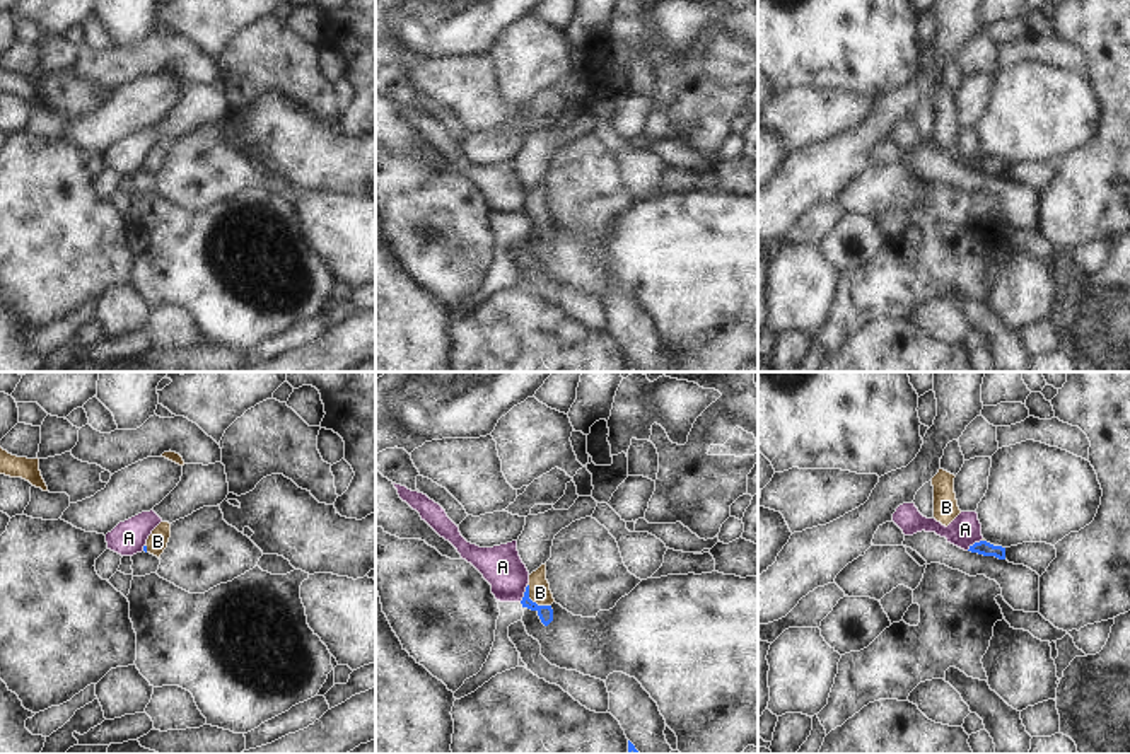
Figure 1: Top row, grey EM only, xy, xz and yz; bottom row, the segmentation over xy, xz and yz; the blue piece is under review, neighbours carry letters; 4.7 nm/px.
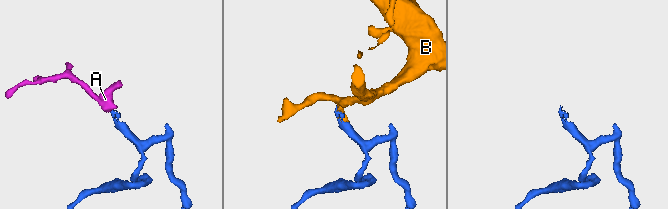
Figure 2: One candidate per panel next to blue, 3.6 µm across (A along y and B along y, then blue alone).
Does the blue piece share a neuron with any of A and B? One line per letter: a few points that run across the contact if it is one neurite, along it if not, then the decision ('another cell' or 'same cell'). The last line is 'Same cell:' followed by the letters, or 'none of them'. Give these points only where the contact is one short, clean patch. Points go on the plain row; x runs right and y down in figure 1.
A: line xz (528, 203), (519, 219); another cell
B: line xz (545, 231), (531, 219), (540, 210); same cell
Same cell: B

